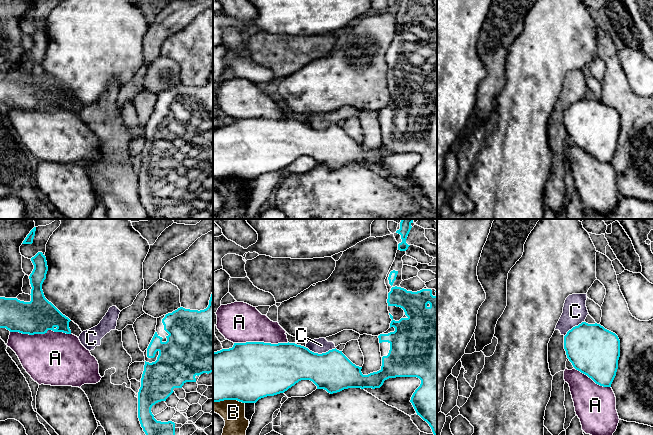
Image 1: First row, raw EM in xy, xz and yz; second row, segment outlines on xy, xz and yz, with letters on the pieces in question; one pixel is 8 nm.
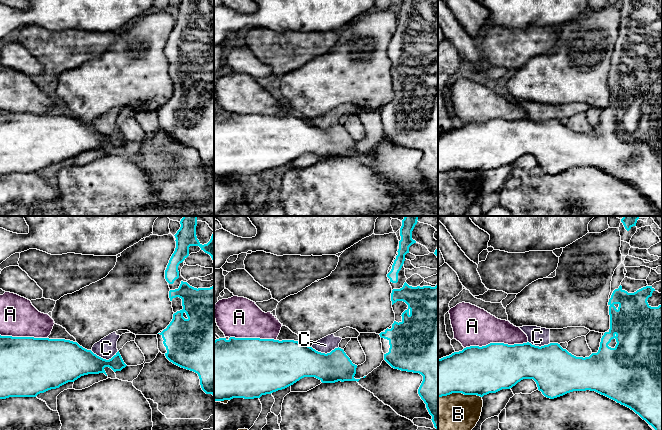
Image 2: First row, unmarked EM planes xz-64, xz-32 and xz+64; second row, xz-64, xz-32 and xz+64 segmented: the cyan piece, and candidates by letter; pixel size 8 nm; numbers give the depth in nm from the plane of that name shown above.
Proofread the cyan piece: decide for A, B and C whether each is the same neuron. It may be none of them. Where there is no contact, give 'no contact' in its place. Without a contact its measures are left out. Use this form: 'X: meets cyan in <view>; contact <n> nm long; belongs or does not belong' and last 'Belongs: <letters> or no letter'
A: meets cyan in xy; contact 480 nm long; does not belong
B: meets cyan in xz; contact 260 nm long; does not belong
C: meets cyan in xz; contact 240 nm long; does not belong
Belongs: no letter

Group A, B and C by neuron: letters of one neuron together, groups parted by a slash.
A / B / C

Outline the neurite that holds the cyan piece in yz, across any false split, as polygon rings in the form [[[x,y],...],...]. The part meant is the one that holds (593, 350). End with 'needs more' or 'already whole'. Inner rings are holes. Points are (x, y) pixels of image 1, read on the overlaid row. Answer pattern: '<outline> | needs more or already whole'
[[[582,322],[564,336],[564,349],[573,367],[596,384],[611,387],[618,369],[620,340],[600,324]]] | already whole

